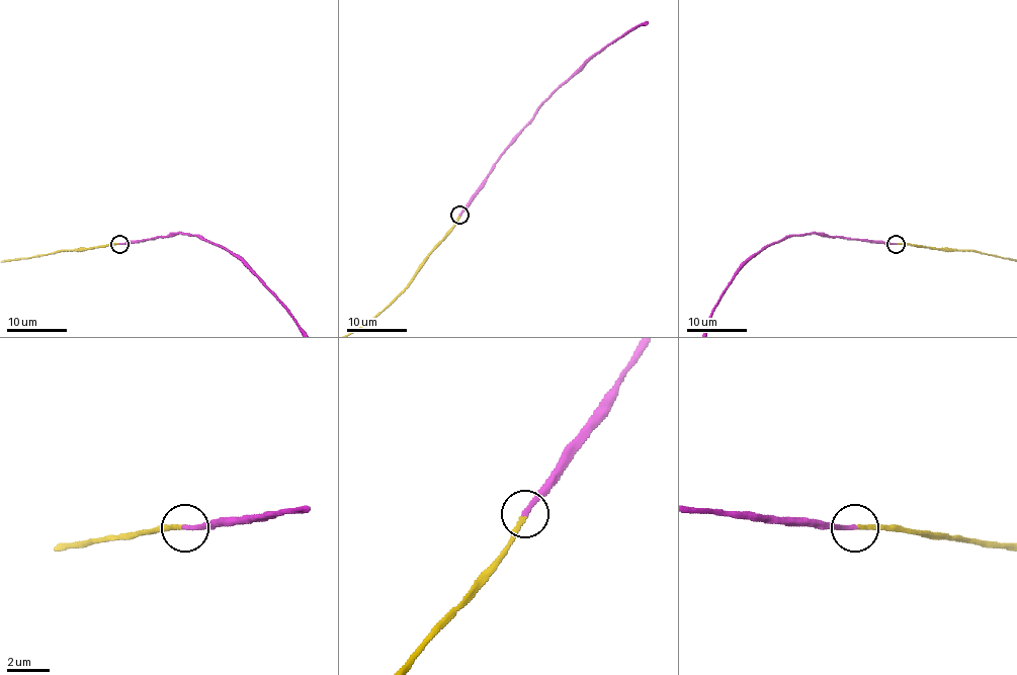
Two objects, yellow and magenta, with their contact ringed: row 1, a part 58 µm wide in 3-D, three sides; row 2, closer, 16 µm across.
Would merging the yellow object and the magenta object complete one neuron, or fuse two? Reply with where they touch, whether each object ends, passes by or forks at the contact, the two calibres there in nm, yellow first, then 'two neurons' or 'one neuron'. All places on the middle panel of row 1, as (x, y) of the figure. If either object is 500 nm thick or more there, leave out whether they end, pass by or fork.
place (459, 215); yellow ends; magenta ends; calibres 240 and 240 nm; one neuron

